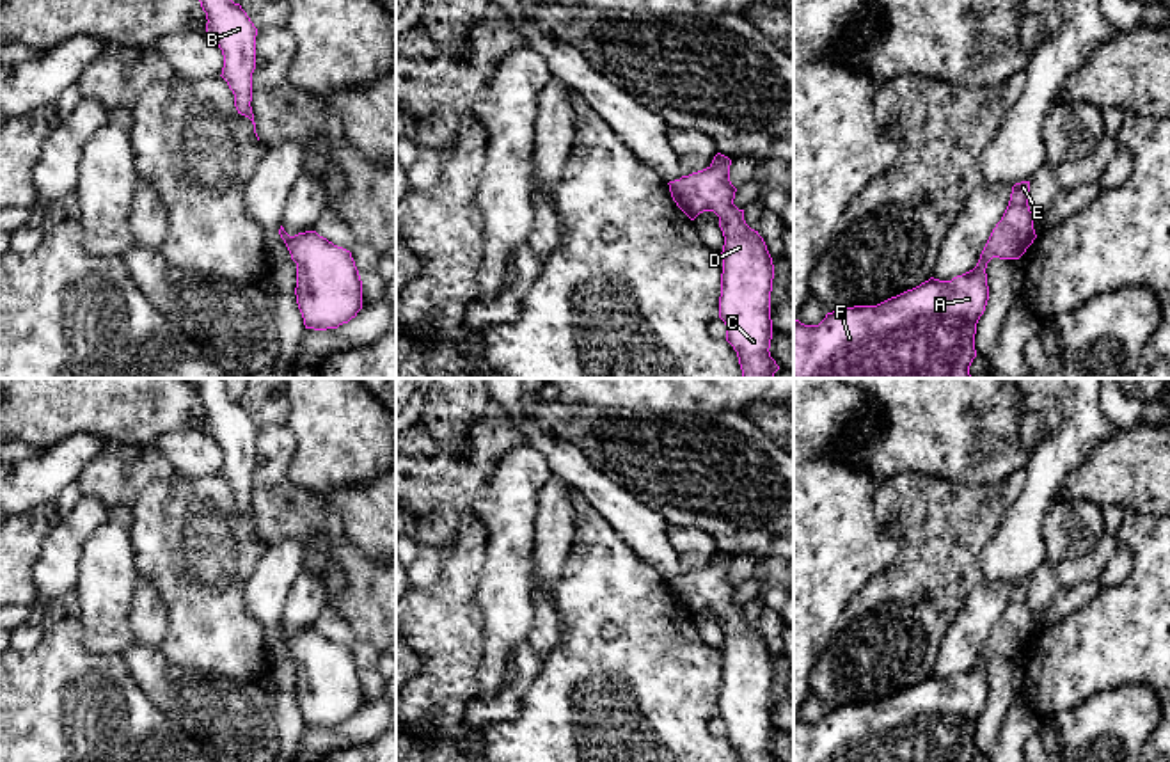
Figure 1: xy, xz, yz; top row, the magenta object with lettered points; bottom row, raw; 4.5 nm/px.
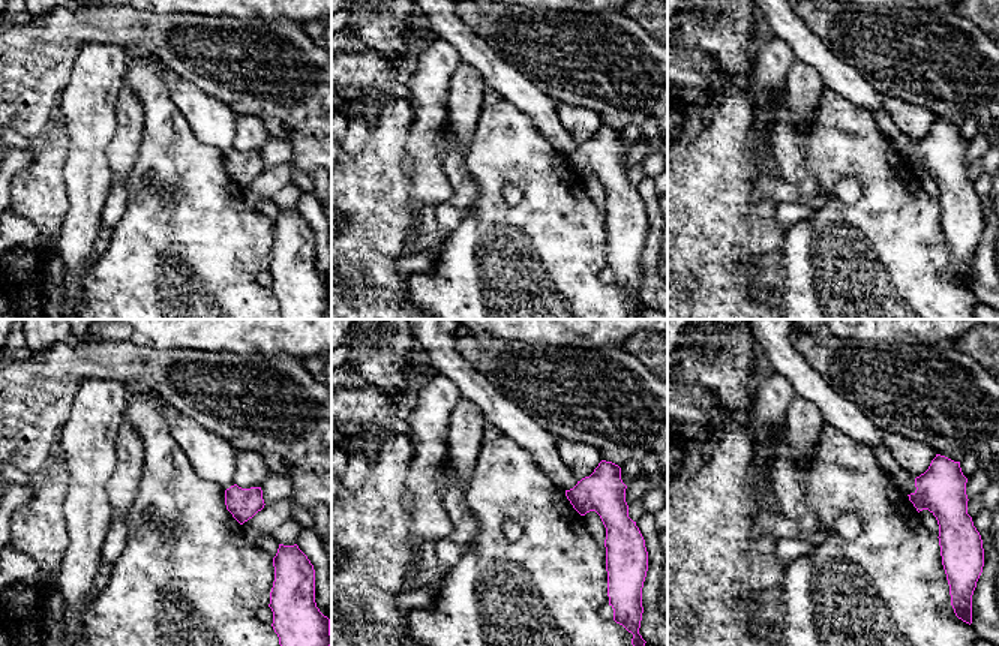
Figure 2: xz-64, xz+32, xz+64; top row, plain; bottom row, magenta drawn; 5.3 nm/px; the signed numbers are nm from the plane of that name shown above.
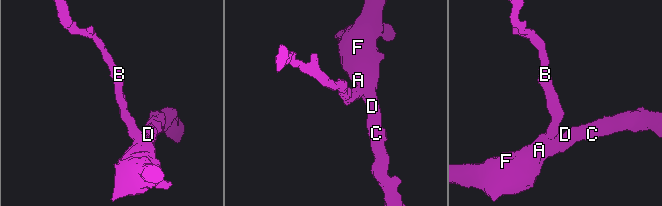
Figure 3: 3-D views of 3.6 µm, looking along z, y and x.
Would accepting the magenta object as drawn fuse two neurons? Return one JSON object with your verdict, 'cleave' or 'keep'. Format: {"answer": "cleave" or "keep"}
{"answer": "keep"}

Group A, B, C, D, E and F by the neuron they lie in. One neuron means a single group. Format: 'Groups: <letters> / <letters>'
Groups: A B C D E F

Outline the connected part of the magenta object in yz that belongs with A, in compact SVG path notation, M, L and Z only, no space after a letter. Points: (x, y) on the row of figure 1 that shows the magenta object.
M1030 181L1012 187L1008 206L992 229L976 266L952 281L930 277L920 286L877 306L854 306L827 313L818 325L794 321L794 378L971 378L969 366L976 357L976 323L989 300L987 263L992 258L1019 259L1037 238L1033 213L1028 206Z

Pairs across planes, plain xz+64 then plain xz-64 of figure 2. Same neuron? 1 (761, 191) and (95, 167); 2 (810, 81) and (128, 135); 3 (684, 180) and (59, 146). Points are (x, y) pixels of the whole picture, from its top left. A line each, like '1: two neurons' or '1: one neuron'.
1: one neuron
2: one neuron
3: one neuron

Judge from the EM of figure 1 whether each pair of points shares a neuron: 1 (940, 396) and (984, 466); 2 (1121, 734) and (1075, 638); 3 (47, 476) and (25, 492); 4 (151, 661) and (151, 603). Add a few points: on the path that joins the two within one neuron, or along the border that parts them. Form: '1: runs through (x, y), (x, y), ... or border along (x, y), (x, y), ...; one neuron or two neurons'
1: runs through (940, 414), (940, 425), (966, 452); one neuron
2: border along (1142, 682), (1103, 690), (1076, 706), (1062, 709); two neurons
3: runs through (41, 478), (31, 487); one neuron
4: border along (135, 642), (158, 649); two neurons

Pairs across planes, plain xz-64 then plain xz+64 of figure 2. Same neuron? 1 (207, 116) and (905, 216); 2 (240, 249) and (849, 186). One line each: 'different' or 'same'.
1: different
2: different

